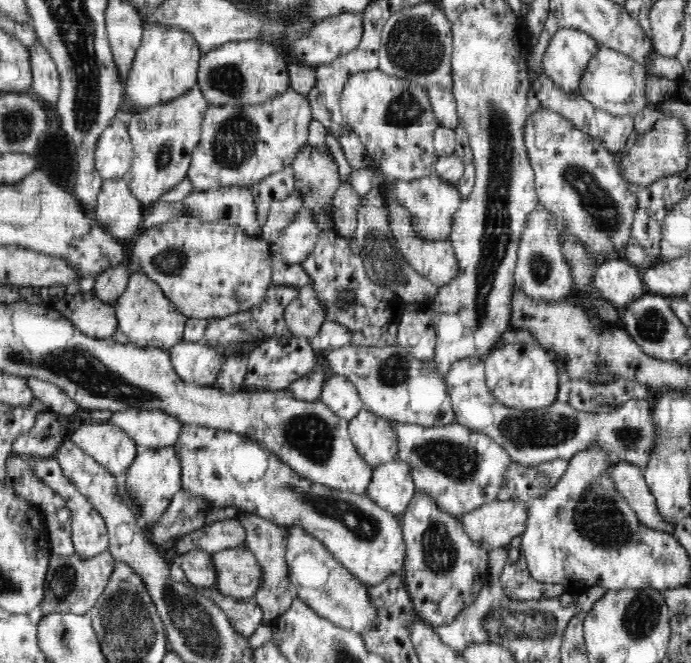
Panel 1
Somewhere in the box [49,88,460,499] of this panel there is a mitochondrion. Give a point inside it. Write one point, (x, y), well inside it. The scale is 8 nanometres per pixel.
(236, 140)

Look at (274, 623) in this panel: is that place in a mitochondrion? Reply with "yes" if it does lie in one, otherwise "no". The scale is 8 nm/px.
no

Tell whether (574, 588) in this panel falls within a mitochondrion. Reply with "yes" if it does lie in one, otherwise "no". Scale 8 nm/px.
no

